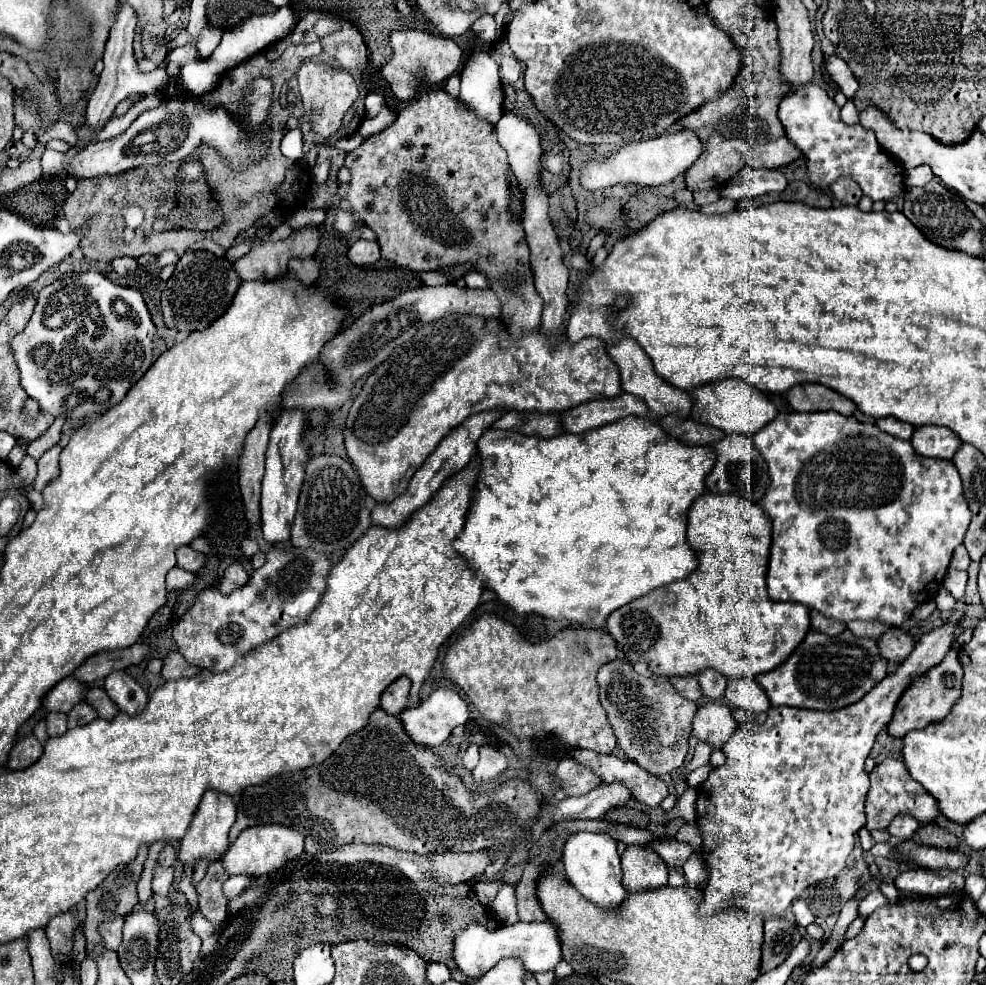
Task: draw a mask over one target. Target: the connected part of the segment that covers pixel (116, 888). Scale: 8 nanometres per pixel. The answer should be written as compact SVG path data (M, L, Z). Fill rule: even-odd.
M143 847L143 849L139 849L139 857L133 861L133 863L129 863L129 865L125 865L123 869L115 869L95 891L91 891L91 893L87 893L87 919L85 919L85 935L87 935L87 941L89 941L89 945L87 947L99 947L99 945L103 945L103 941L101 941L101 937L99 937L99 931L97 931L97 925L101 923L101 921L113 921L115 917L125 917L127 913L131 913L133 911L133 907L139 903L139 899L137 899L137 881L139 881L139 877L141 877L141 871L143 871L143 863L145 863L145 857L147 857L147 849Z

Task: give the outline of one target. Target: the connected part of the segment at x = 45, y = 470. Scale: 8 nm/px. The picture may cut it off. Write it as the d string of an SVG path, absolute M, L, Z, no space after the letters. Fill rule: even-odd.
M59 441L59 443L53 445L49 451L45 451L43 457L39 459L39 471L37 471L37 477L35 477L35 481L33 481L33 487L35 487L37 491L43 491L43 487L45 487L51 479L57 477L57 471L59 471L57 461L59 461L59 453L61 453L61 445L63 445L63 443Z

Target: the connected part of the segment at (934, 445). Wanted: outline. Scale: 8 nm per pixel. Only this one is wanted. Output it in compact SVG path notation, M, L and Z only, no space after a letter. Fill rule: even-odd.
M935 425L917 427L911 437L911 445L919 455L947 459L947 461L953 459L953 455L959 449L959 443L961 439L951 429L935 427Z

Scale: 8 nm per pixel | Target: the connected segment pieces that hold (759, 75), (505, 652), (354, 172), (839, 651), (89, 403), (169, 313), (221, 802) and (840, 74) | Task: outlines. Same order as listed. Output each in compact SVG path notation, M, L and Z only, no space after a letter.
M759 9L759 17L731 17L725 21L725 33L731 35L735 45L745 55L745 67L721 97L707 101L695 113L681 119L685 129L693 129L705 143L703 155L687 171L687 187L691 191L719 187L743 167L779 169L801 157L801 151L787 139L785 129L777 117L777 109L785 93L787 81L781 75L777 25L771 9Z
M484 614L471 625L471 629L451 645L445 655L445 675L455 681L475 709L491 723L511 731L517 739L541 739L545 735L559 737L565 745L579 749L593 749L609 755L615 747L615 735L607 723L605 709L597 697L597 671L601 665L617 657L613 637L603 629L567 627L541 643L529 643L521 633L498 616Z
M423 89L415 101L399 113L397 121L389 129L353 149L347 155L345 167L351 171L351 183L347 187L349 207L375 231L385 259L401 267L409 267L411 271L437 271L455 263L471 263L477 271L487 273L489 289L493 289L501 301L503 319L507 321L507 329L513 339L521 339L525 333L539 329L543 301L533 281L525 281L515 291L507 291L501 285L501 277L505 275L515 271L523 275L529 273L529 247L523 239L521 225L507 209L507 155L495 137L493 125L475 117L443 89Z
M845 629L837 637L809 631L793 655L777 669L757 677L773 707L787 705L815 711L835 711L857 703L887 675L887 661L881 657L875 639L853 635Z
M97 271L71 273L51 285L43 287L33 317L23 333L11 341L11 349L21 371L21 387L31 399L35 399L43 413L53 417L83 419L87 415L101 415L115 407L127 391L145 375L153 365L153 339L155 325L151 313L135 287L121 287L111 283Z
M187 251L175 267L175 273L167 281L167 289L161 295L161 309L165 325L177 331L201 331L209 327L229 307L241 279L233 265L223 257L215 257L209 251Z
M205 791L187 835L179 841L177 855L179 855L181 865L195 869L199 859L219 861L225 855L225 851L229 849L229 829L233 823L235 823L235 805L233 805L231 797L225 793L219 793L219 791Z
M825 55L825 69L831 75L831 79L839 85L839 89L843 91L843 95L847 99L853 99L855 91L857 91L857 79L853 77L851 69L847 67L847 63L839 57L839 55Z

